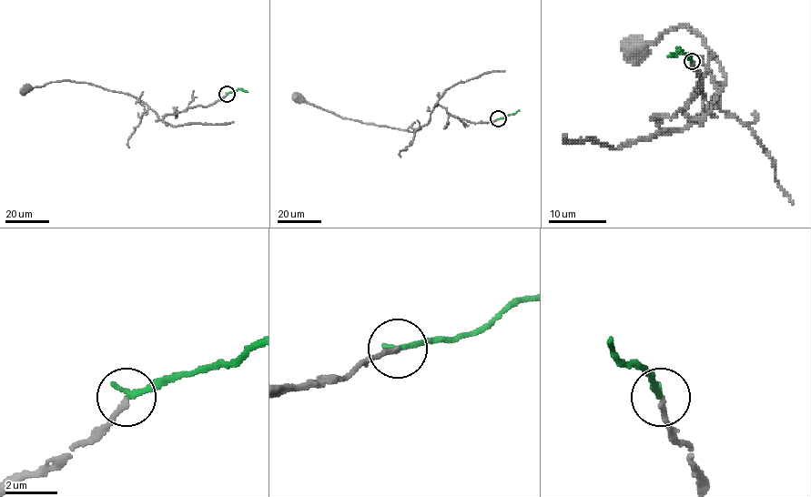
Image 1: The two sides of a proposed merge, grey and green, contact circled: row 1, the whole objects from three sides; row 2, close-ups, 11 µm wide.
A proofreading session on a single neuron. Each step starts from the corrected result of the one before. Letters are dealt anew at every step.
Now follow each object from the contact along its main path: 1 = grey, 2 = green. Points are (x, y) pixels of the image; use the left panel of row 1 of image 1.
1: (227, 94), (213, 104), (187, 107), (158, 119), (142, 101), (88, 83), (63, 80), (24, 91)
2: (227, 94), (238, 89), (248, 92)

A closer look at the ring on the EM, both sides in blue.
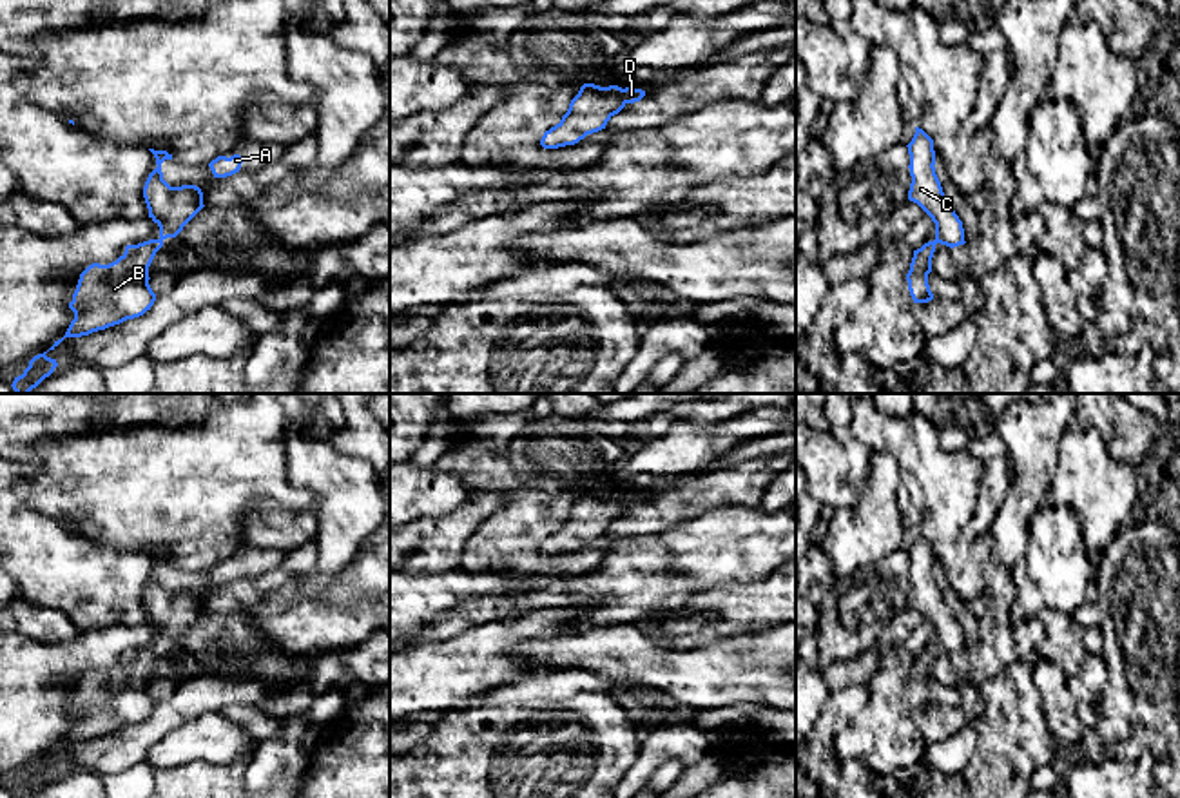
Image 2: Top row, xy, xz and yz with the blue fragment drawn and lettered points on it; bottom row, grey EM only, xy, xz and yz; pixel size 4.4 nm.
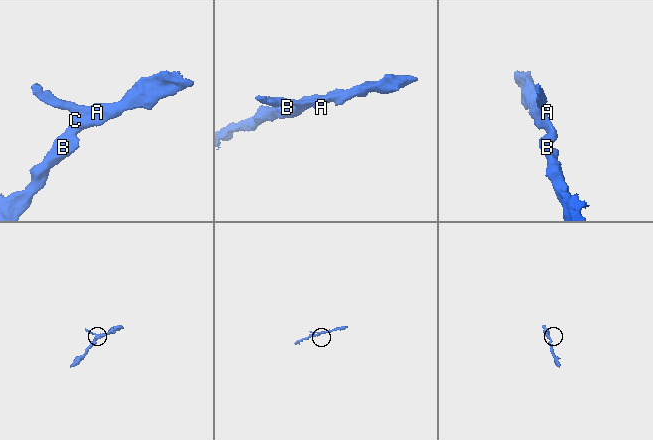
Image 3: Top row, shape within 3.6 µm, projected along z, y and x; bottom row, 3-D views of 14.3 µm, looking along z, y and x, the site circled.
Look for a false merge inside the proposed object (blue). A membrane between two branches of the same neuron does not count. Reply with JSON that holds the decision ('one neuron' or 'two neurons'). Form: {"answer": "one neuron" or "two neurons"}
{"answer": "one neuron"}

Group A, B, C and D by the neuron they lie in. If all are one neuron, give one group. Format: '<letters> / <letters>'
A B C D

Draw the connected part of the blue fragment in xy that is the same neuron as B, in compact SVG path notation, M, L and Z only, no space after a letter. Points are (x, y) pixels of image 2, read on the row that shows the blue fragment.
M149 151L154 154L158 167L145 181L143 198L149 209L149 218L160 227L160 238L138 245L127 245L125 252L116 261L109 265L92 263L80 274L73 301L69 303L69 308L74 312L74 319L71 321L65 336L54 341L49 350L54 350L65 337L89 336L92 332L120 325L127 319L140 317L150 310L156 301L156 294L149 285L149 267L156 252L163 247L167 238L176 238L183 227L205 207L203 192L199 187L170 187L163 180L161 163L165 160L172 160L172 154L167 151Z

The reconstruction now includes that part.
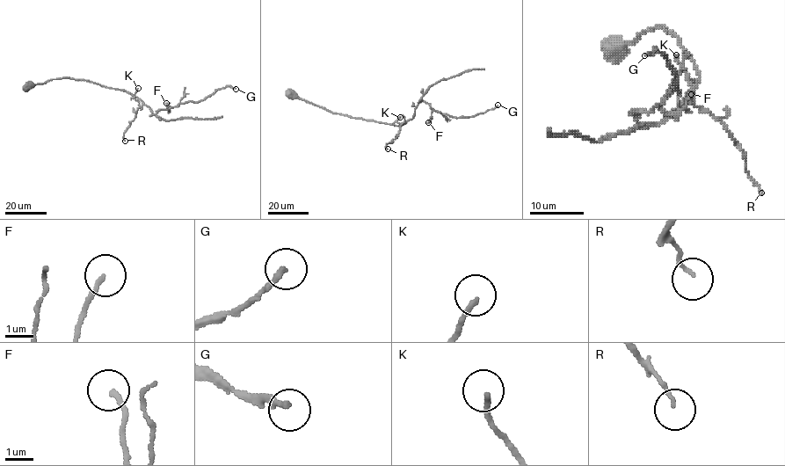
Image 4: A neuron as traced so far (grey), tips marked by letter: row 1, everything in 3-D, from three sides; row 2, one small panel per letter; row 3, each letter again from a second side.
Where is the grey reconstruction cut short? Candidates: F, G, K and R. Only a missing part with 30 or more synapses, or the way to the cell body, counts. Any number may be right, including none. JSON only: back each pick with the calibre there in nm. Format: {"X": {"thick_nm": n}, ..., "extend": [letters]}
{"extend": []}

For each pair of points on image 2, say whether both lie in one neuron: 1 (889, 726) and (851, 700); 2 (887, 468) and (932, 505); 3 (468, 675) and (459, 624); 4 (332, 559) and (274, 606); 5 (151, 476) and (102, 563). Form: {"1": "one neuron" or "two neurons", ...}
{"1": "two neurons", "2": "two neurons", "3": "two neurons", "4": "two neurons", "5": "two neurons"}

